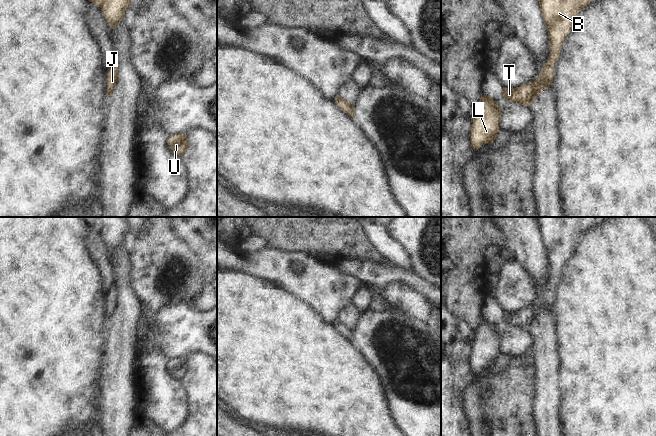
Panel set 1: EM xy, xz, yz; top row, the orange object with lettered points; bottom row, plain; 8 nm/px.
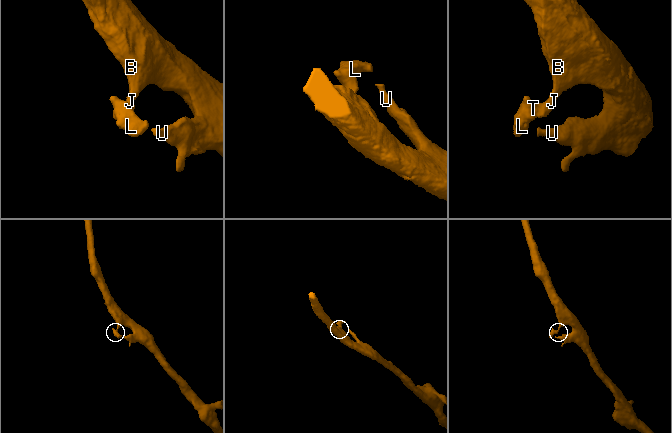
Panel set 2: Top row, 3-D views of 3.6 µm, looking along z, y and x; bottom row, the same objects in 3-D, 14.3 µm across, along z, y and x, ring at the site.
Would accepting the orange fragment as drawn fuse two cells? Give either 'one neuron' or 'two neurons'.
one neuron

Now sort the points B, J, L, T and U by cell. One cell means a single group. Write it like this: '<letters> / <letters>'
B J L T U

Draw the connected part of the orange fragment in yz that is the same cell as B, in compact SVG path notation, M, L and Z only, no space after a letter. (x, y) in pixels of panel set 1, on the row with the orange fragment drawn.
M539 0L543 21L548 30L550 54L538 78L517 88L503 87L503 97L516 104L530 105L539 94L551 87L554 65L560 56L565 37L581 9L595 0Z

